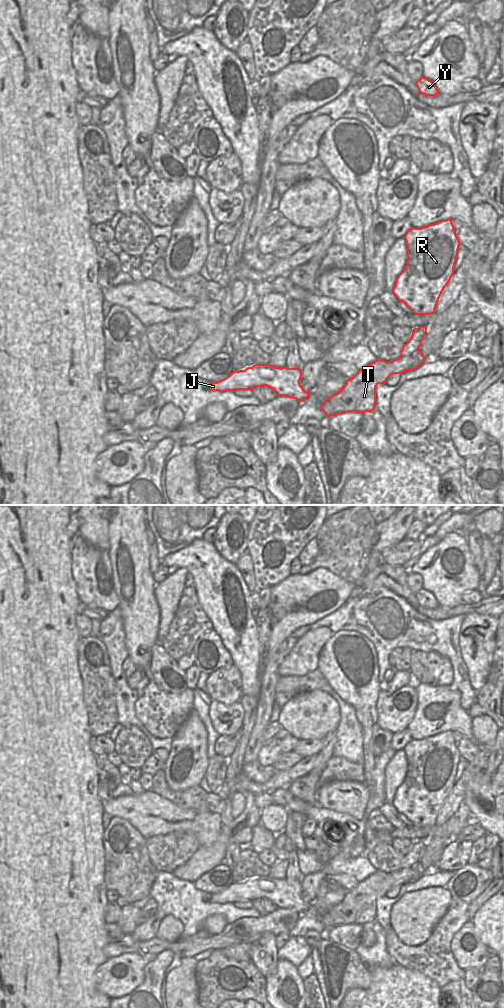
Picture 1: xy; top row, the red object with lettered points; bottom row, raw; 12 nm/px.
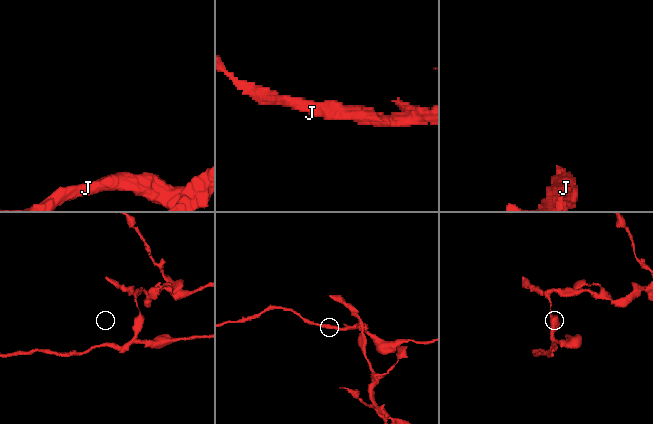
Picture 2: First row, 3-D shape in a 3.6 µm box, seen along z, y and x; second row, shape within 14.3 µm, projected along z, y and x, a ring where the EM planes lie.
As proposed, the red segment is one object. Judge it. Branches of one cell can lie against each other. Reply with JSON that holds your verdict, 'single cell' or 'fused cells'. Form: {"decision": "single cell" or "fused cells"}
{"decision": "fused cells"}

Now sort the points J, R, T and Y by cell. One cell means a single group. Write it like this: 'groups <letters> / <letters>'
groups J T / R Y

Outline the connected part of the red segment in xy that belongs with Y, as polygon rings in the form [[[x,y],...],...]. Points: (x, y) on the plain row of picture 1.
[[[424,588],[416,593],[416,598],[419,602],[419,605],[425,608],[436,608],[439,606],[439,603],[433,593],[425,590]]]

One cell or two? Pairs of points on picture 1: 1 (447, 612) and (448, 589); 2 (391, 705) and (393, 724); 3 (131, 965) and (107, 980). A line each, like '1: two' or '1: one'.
1: two
2: one
3: one

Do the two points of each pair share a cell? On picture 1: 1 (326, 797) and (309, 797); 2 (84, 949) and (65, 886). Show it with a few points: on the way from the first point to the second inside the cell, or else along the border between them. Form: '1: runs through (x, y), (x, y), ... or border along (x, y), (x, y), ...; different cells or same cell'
1: border along (316, 792), (318, 804); different cells
2: runs through (68, 933), (65, 930), (65, 902); same cell

